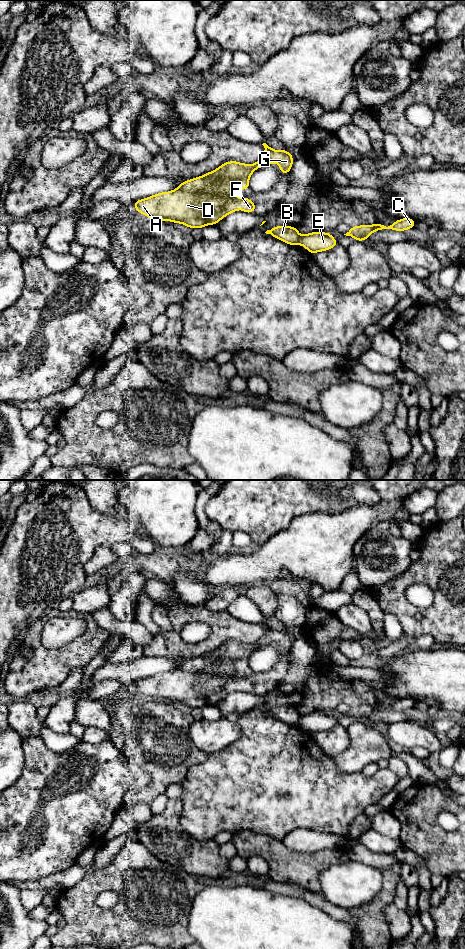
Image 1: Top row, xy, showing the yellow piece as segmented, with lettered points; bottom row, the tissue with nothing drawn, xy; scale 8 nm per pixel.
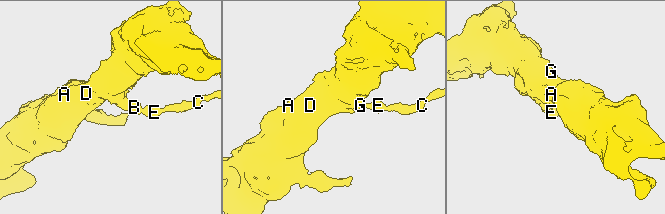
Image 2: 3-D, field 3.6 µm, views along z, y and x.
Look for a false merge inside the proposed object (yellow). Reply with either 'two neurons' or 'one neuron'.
two neurons

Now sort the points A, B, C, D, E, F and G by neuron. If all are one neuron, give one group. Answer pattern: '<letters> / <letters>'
A B D F G / C E

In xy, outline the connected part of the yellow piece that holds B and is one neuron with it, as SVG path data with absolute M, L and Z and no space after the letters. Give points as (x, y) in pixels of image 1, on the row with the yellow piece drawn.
M276 226L265 232L272 235L274 238L278 238L281 241L289 245L298 245L301 235L296 227L292 226Z

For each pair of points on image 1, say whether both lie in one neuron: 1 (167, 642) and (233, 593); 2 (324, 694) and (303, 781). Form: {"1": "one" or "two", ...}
{"1": "two", "2": "two"}

